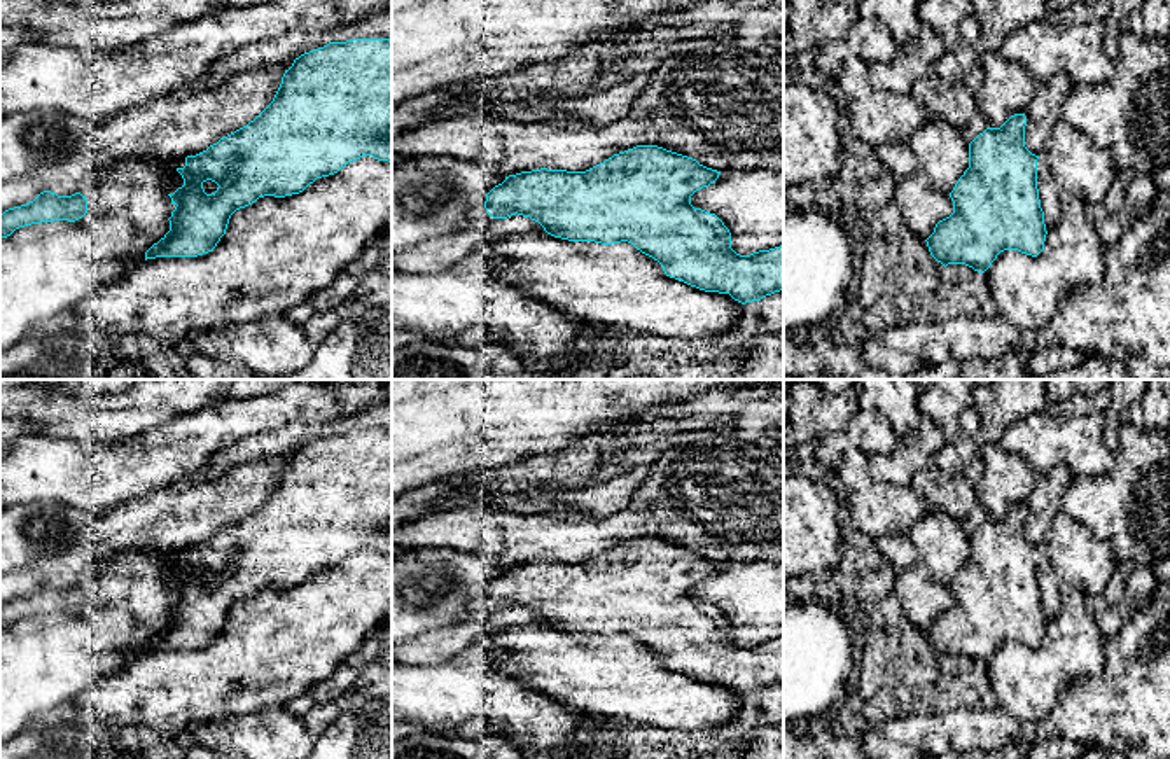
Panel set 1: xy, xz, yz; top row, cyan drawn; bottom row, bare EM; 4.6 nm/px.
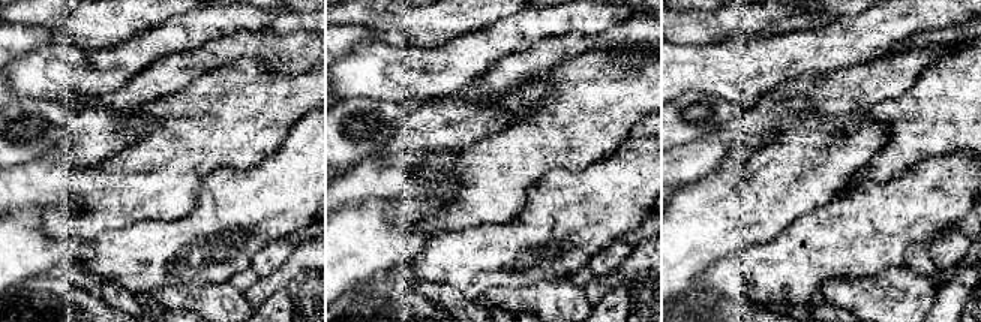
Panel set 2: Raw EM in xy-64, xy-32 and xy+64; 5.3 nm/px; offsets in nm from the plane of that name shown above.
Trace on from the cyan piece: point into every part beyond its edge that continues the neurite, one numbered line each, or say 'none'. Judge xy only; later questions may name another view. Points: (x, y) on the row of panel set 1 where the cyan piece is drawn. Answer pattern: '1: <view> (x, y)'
none

